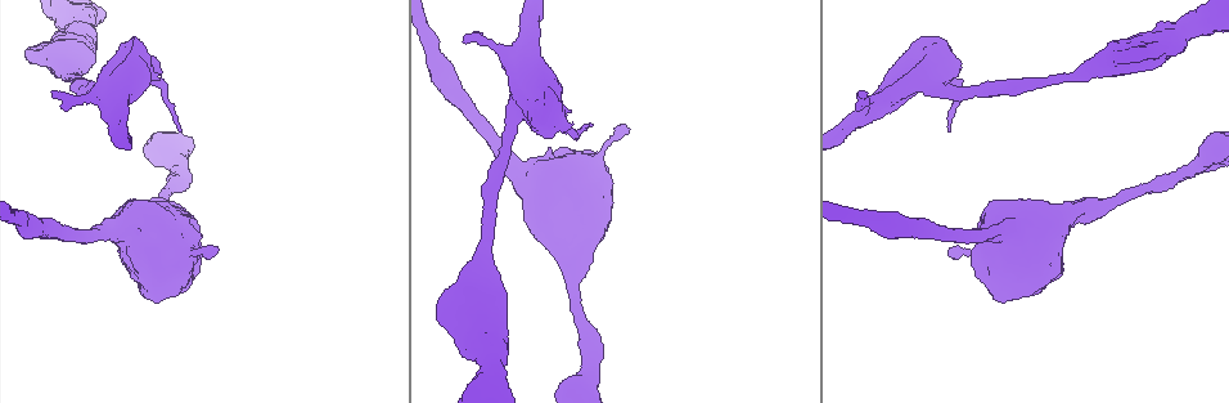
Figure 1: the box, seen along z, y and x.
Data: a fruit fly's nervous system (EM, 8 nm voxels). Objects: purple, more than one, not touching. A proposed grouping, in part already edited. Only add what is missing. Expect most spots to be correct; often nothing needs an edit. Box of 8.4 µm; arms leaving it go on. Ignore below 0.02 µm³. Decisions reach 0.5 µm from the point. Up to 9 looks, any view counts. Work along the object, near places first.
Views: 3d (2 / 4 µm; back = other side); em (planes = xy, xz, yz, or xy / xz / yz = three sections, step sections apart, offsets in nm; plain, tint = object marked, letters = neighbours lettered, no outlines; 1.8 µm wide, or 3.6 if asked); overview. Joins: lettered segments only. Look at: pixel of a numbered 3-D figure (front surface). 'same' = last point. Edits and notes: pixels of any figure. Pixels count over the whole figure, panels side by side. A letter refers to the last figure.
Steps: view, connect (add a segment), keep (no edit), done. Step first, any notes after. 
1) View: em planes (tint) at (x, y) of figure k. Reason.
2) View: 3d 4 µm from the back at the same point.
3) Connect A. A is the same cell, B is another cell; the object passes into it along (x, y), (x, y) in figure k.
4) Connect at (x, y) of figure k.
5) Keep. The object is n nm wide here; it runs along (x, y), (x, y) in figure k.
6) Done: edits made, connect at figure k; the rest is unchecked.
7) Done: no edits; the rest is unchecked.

View: em planes (letters) at (947, 130) of figure 1. An open end.

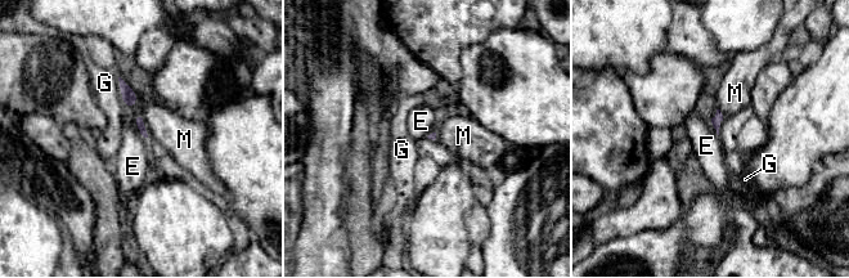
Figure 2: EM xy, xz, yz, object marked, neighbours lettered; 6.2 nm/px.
Keep. E, G and M are other cells; no lettered segment goes on from it.

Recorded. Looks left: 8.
View: em planes (letters) at (1002, 230) of figure 1. Calibre changes.

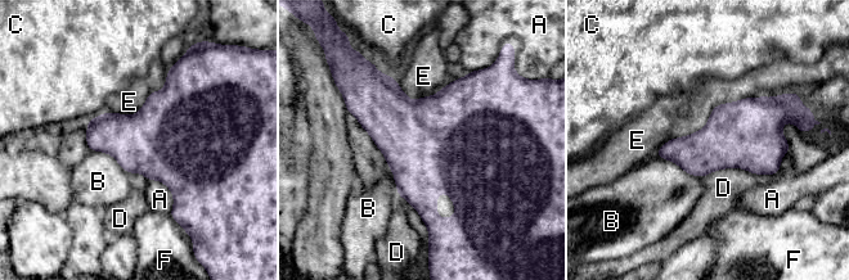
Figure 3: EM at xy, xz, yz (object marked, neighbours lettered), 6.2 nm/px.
Keep. The object is 400 nm wide here; A, B, C, D, E and F are other cells; a border runs along (766, 95), (655, 154) in figure 3; none of them fits.

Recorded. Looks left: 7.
View: em xy step 4 (letters) at (576, 267) of figure 1. Calibre changes.

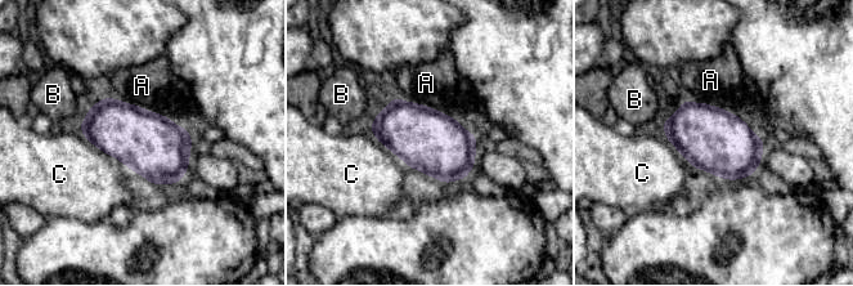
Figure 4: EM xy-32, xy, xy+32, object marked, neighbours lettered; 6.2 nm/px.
Keep. A, B and C are other cells; a border runs along (79, 129), (91, 143), (133, 170) in figure 4; none of them fits.

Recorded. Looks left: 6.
View: 3d 2 µm at (627, 130) of figure 1. Thin end.

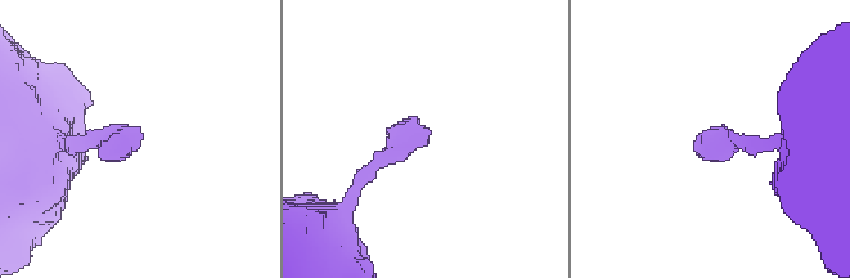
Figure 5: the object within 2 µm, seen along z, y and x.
View: em 3.6 µm xz step 4 (tint) at (424, 134) of figure 5.

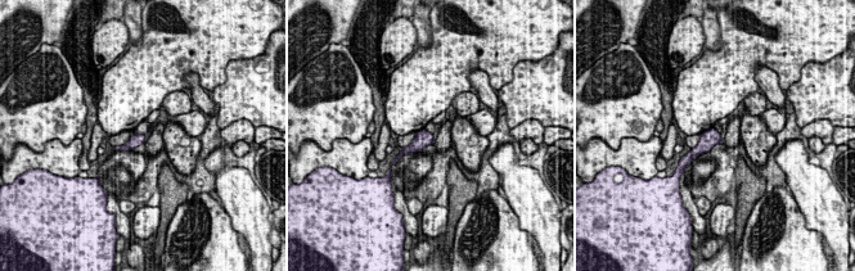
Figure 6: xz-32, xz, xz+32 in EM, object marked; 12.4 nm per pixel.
View: em 3.6 µm planes (letters) at the same point. Cut it another way.

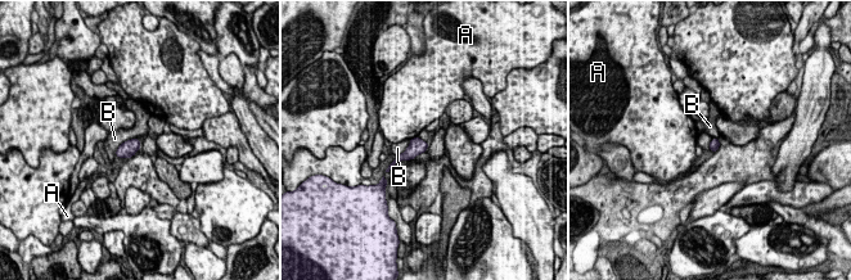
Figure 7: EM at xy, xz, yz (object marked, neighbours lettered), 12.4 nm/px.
Keep. The longest contact is with B, 380 nm; A and B are other cells; a border runs along (138, 138), (125, 140), (115, 156) in figure 7; none of them fits.

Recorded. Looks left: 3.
Done: no edits; the rest is unchecked.

